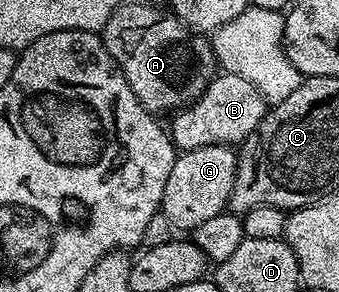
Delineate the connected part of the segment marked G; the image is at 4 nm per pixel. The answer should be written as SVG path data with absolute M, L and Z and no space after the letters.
M203 145L178 154L175 165L171 165L171 177L167 177L167 185L163 185L160 209L178 232L191 233L203 225L203 221L228 208L237 176L237 157L238 152L229 145Z

